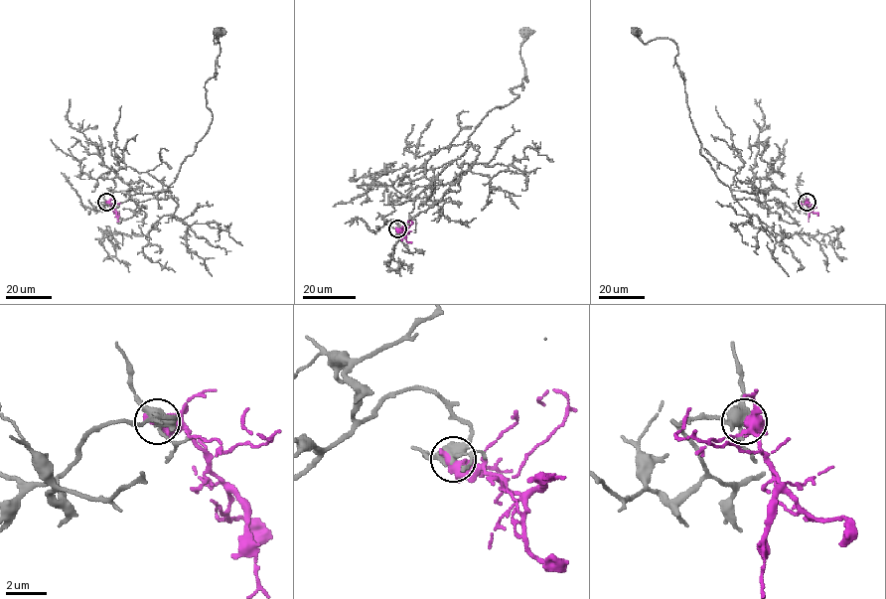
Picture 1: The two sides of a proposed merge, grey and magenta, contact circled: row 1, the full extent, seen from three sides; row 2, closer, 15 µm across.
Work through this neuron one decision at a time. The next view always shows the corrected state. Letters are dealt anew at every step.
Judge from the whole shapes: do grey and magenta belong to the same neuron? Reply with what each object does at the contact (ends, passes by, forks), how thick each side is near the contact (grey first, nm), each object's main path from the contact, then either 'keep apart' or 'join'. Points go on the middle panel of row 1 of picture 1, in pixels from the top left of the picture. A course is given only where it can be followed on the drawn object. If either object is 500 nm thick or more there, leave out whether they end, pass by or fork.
440 nm thick on the grey side, 650 nm on the other; grey runs (396, 228), (383, 218), (394, 205), (518, 94), (510, 88), (527, 81), (525, 31); magenta runs (396, 228), (404, 233), (408, 231); keep apart

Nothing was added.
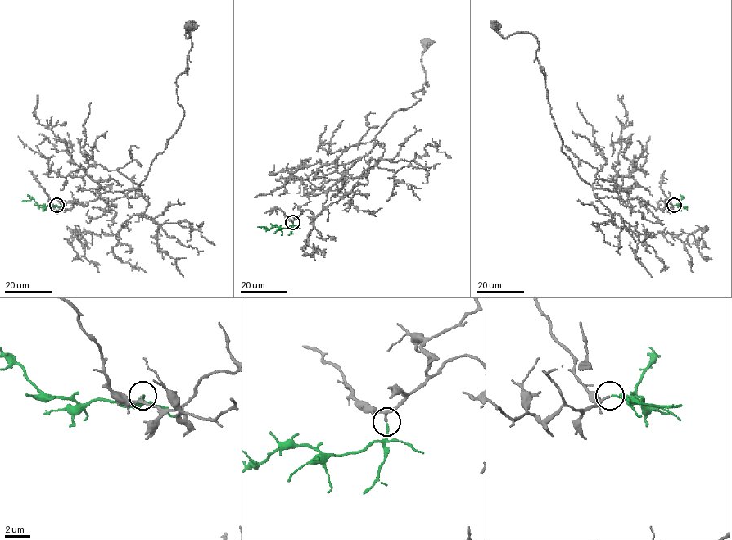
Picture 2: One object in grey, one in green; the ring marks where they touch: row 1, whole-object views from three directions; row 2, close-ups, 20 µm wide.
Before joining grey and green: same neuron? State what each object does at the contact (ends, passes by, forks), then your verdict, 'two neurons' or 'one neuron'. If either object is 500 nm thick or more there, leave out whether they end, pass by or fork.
grey passes by | green ends | one neuron

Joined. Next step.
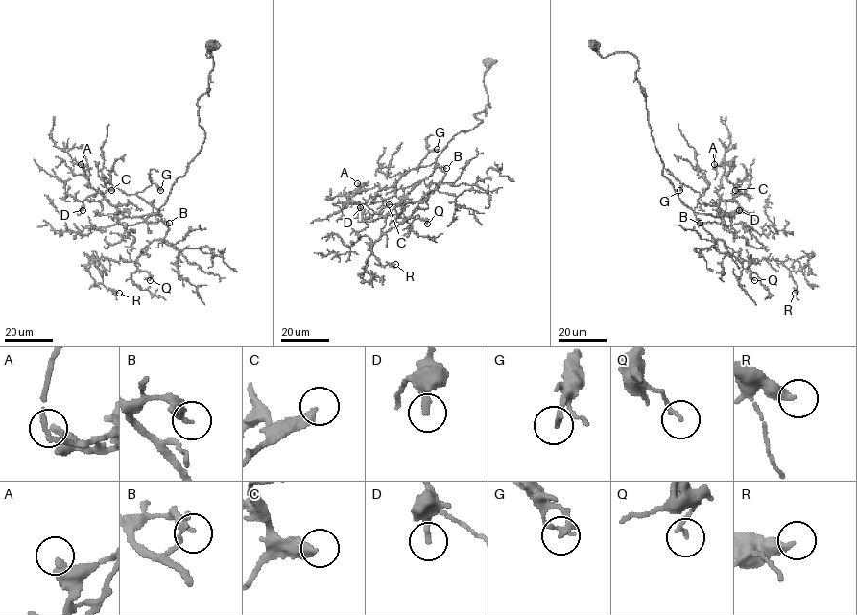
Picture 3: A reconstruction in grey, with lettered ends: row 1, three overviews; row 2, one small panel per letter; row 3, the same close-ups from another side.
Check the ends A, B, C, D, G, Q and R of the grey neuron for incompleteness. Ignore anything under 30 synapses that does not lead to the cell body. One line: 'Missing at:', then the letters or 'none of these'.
Missing at: none of these

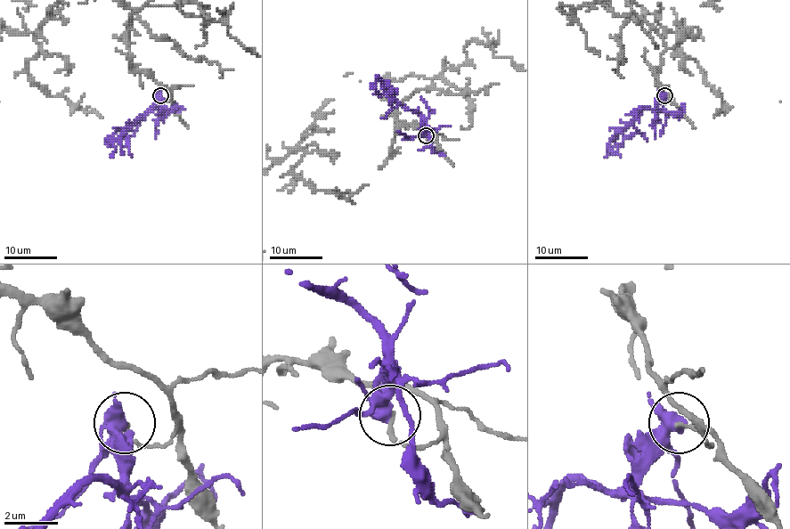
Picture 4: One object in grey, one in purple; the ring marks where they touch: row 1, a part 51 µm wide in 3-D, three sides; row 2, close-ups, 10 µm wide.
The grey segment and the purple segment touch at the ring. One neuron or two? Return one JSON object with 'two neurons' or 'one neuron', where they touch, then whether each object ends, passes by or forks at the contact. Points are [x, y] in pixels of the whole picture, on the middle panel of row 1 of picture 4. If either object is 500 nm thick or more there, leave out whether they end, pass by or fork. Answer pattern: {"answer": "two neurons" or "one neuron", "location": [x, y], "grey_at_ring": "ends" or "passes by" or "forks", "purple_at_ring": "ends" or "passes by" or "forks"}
{"answer": "two neurons", "location": [426, 135], "grey_at_ring": "ends", "purple_at_ring": "passes by"}

